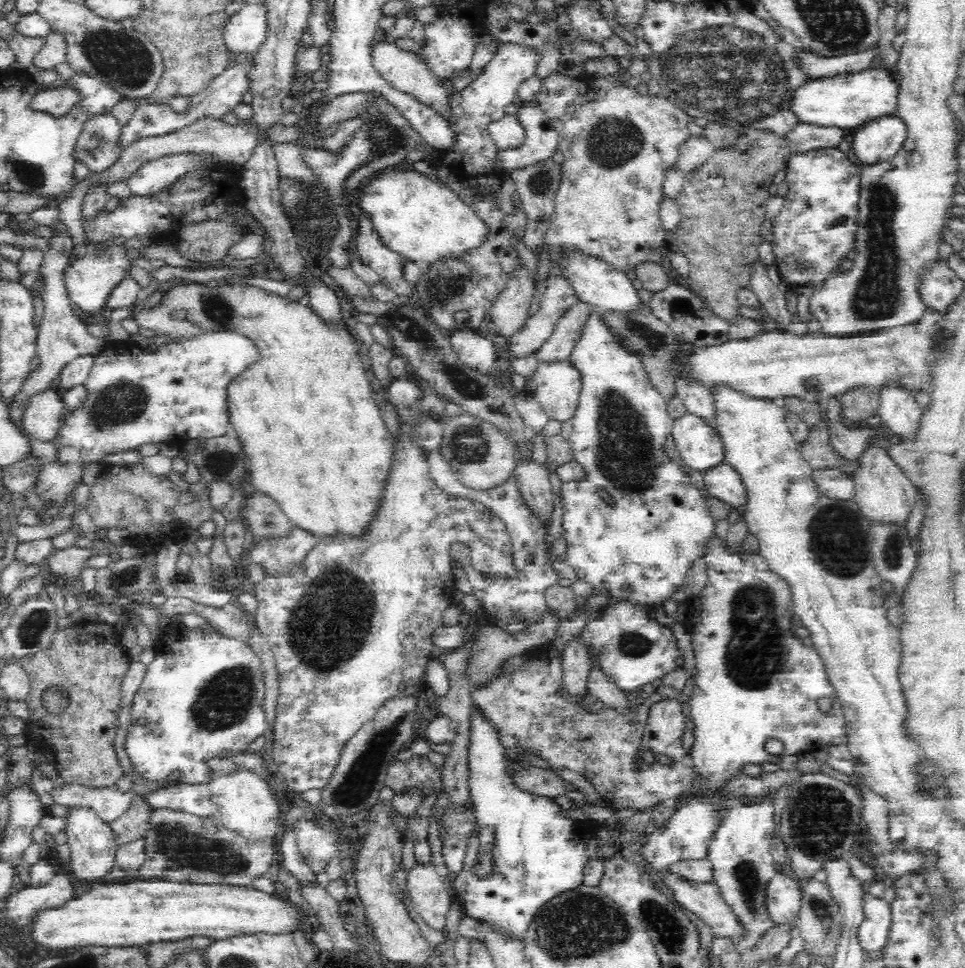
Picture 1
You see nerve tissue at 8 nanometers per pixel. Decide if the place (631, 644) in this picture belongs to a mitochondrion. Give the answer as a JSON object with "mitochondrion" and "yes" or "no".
{"mitochondrion":"yes"}

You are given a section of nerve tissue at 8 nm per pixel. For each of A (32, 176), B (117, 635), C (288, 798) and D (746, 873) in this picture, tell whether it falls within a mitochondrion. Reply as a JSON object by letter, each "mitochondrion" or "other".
{"A":"mitochondrion","B":"other","C":"other","D":"mitochondrion"}

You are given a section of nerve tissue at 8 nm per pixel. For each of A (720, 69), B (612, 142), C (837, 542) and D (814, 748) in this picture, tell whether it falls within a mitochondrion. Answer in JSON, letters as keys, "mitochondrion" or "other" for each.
{"A":"mitochondrion","B":"mitochondrion","C":"mitochondrion","D":"other"}

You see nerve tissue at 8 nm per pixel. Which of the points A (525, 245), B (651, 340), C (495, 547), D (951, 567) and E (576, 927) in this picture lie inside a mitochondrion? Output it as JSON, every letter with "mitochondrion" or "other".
{"A":"other","B":"mitochondrion","C":"mitochondrion","D":"other","E":"mitochondrion"}

